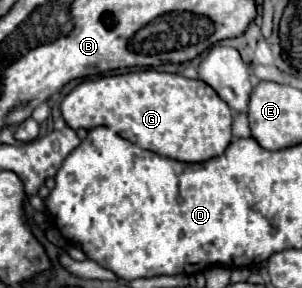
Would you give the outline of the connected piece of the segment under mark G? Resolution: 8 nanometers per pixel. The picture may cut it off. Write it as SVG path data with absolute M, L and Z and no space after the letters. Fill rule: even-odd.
M155 69L84 80L64 98L60 110L74 130L106 126L150 152L180 162L216 158L232 140L232 110L206 82Z

